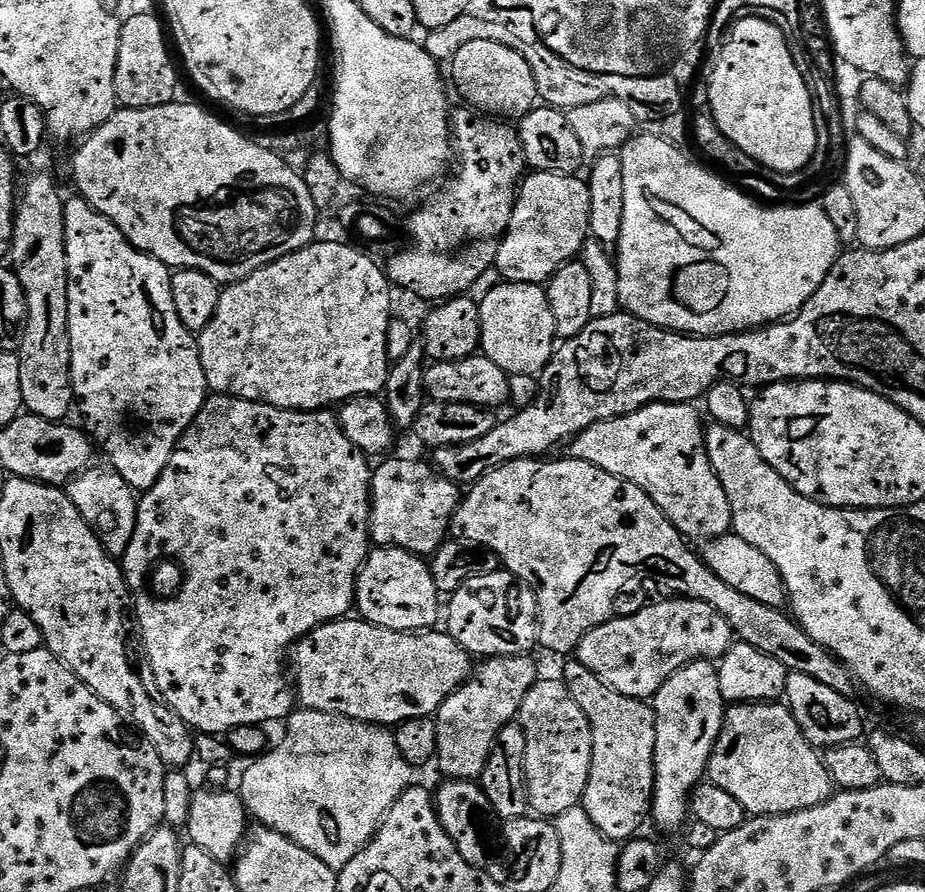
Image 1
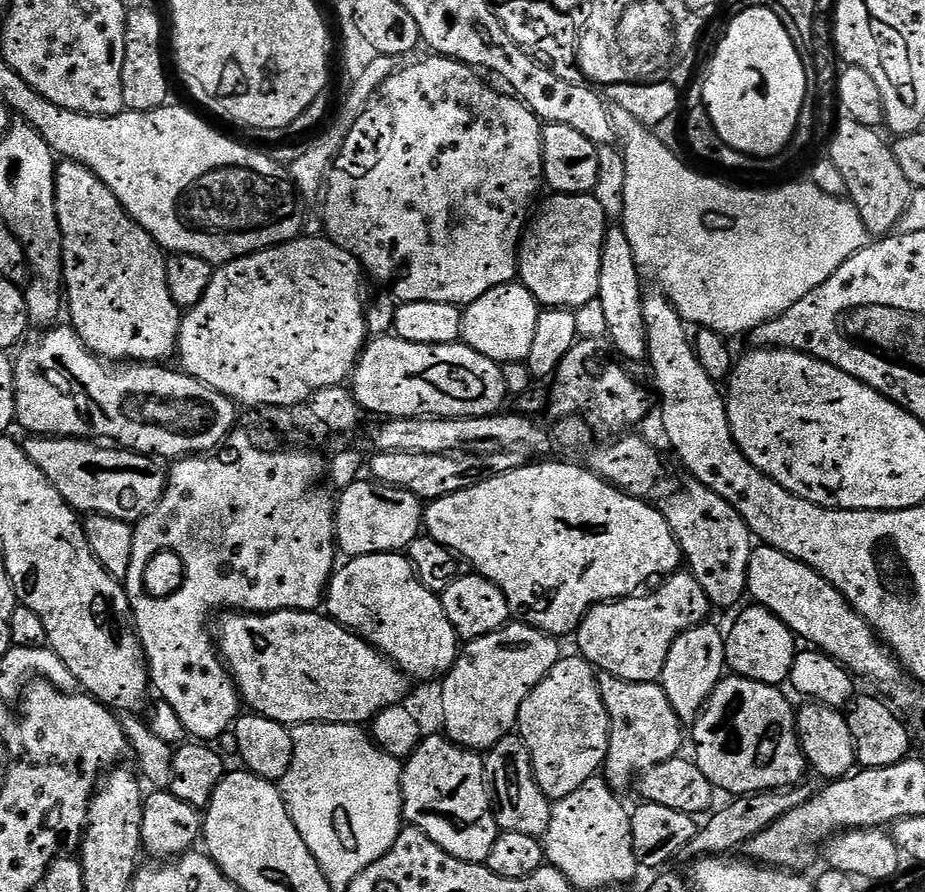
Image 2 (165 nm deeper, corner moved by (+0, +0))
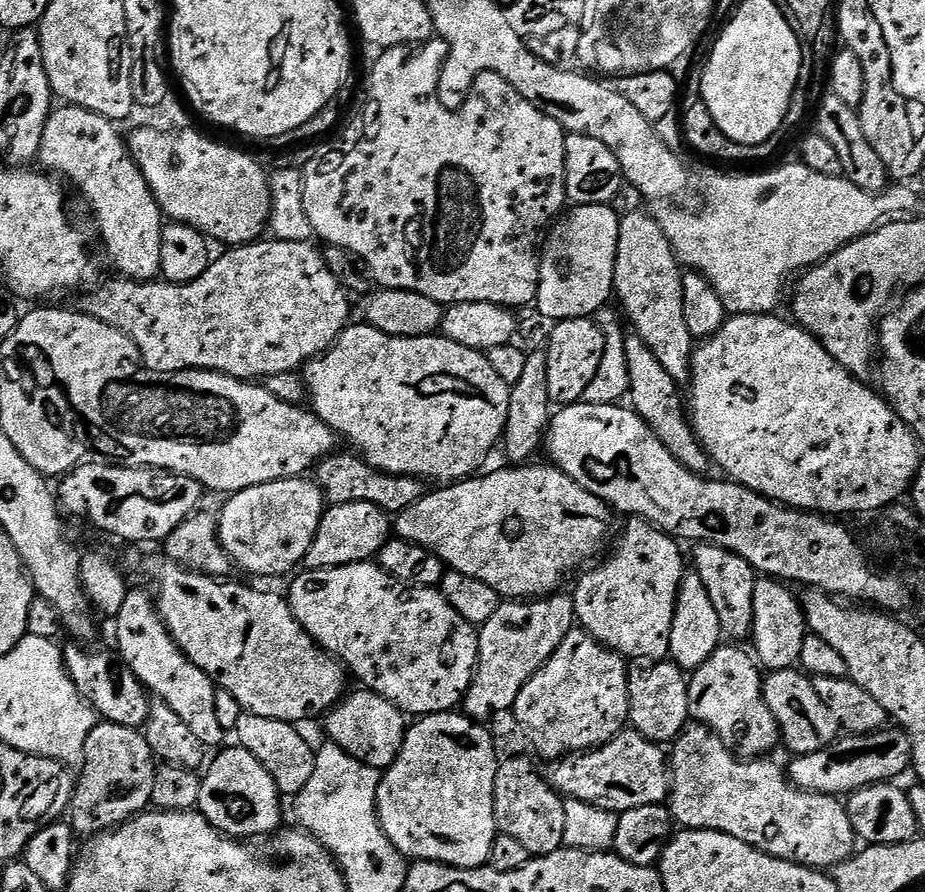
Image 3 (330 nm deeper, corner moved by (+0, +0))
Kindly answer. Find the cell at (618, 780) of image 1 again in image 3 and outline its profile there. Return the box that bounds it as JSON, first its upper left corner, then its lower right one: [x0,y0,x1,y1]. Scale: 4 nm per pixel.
[628,659,690,746]

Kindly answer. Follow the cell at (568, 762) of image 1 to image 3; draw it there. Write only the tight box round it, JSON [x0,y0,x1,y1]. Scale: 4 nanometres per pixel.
[514,630,629,762]

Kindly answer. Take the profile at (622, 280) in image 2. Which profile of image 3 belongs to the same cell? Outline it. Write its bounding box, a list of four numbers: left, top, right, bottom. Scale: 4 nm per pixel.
[625,335,714,477]

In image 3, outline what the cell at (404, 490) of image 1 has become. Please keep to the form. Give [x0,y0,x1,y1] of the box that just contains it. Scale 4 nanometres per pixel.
[303,502,394,569]

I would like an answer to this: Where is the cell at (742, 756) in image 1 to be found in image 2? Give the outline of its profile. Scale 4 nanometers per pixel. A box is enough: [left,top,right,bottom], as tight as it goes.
[690,675,806,797]

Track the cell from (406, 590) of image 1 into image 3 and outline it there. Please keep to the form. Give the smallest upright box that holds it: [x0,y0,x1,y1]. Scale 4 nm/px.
[286,562,478,718]

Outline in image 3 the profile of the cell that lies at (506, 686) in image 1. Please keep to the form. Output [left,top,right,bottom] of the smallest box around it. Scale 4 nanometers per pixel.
[464,594,576,722]

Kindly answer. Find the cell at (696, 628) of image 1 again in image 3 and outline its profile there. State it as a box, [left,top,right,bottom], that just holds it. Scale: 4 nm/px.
[571,518,686,661]

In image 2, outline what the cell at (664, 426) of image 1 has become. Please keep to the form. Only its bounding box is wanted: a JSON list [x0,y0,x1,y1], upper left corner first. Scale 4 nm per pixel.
[662,482,754,608]

